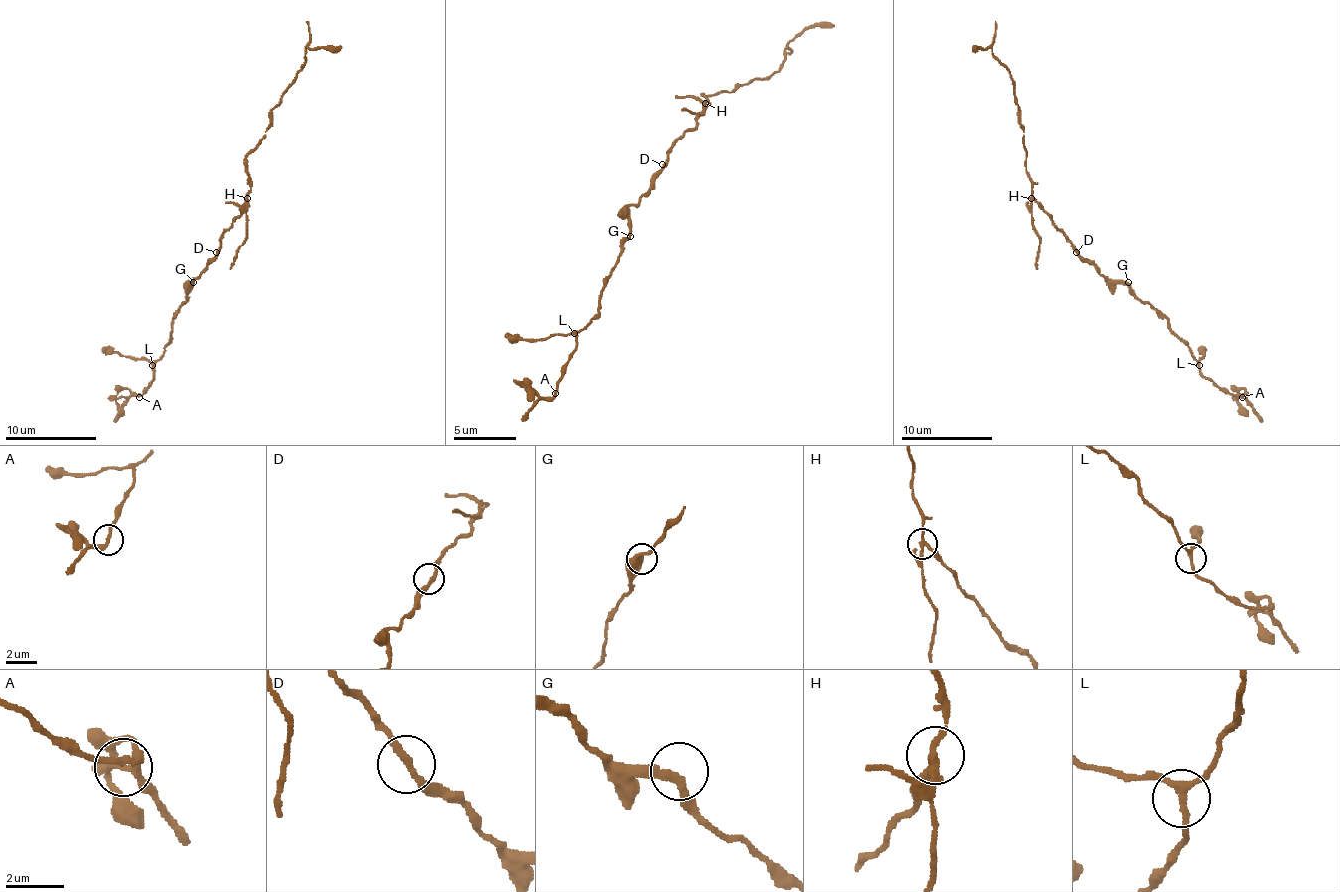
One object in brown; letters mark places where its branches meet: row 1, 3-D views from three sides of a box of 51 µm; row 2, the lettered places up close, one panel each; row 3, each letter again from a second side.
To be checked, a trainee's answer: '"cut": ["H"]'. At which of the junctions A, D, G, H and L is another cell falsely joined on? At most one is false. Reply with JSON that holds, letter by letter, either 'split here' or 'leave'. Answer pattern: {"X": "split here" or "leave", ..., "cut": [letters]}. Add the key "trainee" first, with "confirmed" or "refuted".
{"trainee": "confirmed", "A": "leave", "D": "leave", "G": "leave", "H": "split here", "L": "leave", "cut": ["H"]}

